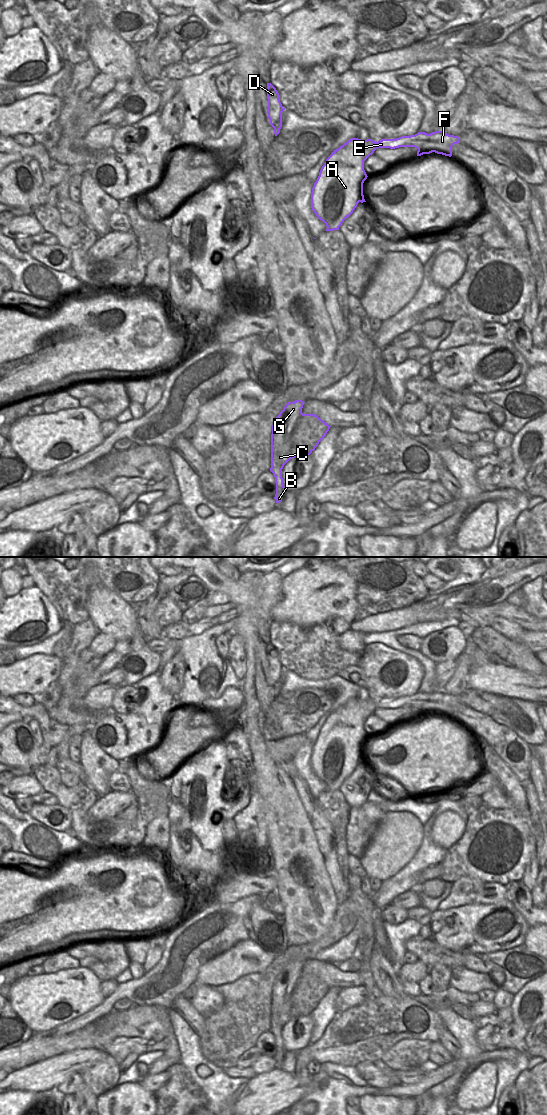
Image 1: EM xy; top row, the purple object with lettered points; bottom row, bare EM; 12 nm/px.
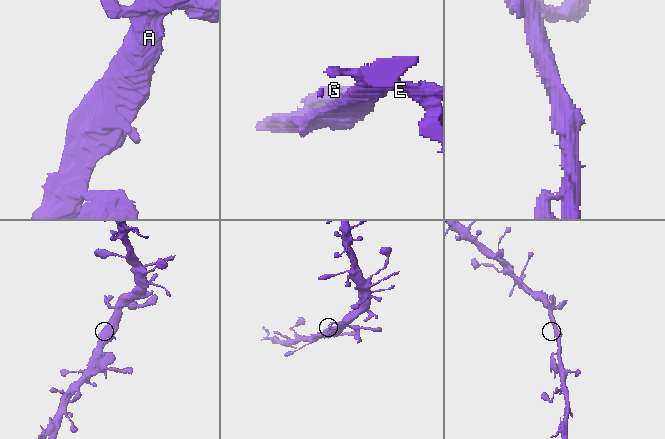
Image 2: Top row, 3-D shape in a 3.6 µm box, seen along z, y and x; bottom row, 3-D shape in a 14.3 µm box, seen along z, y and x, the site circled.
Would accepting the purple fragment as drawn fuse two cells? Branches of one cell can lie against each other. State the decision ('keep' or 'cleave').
keep

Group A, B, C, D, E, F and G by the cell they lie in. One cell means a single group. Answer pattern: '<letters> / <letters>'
A B C D E F G

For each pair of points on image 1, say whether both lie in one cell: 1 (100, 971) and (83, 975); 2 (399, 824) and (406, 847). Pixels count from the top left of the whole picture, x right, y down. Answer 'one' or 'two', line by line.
1: two
2: one

